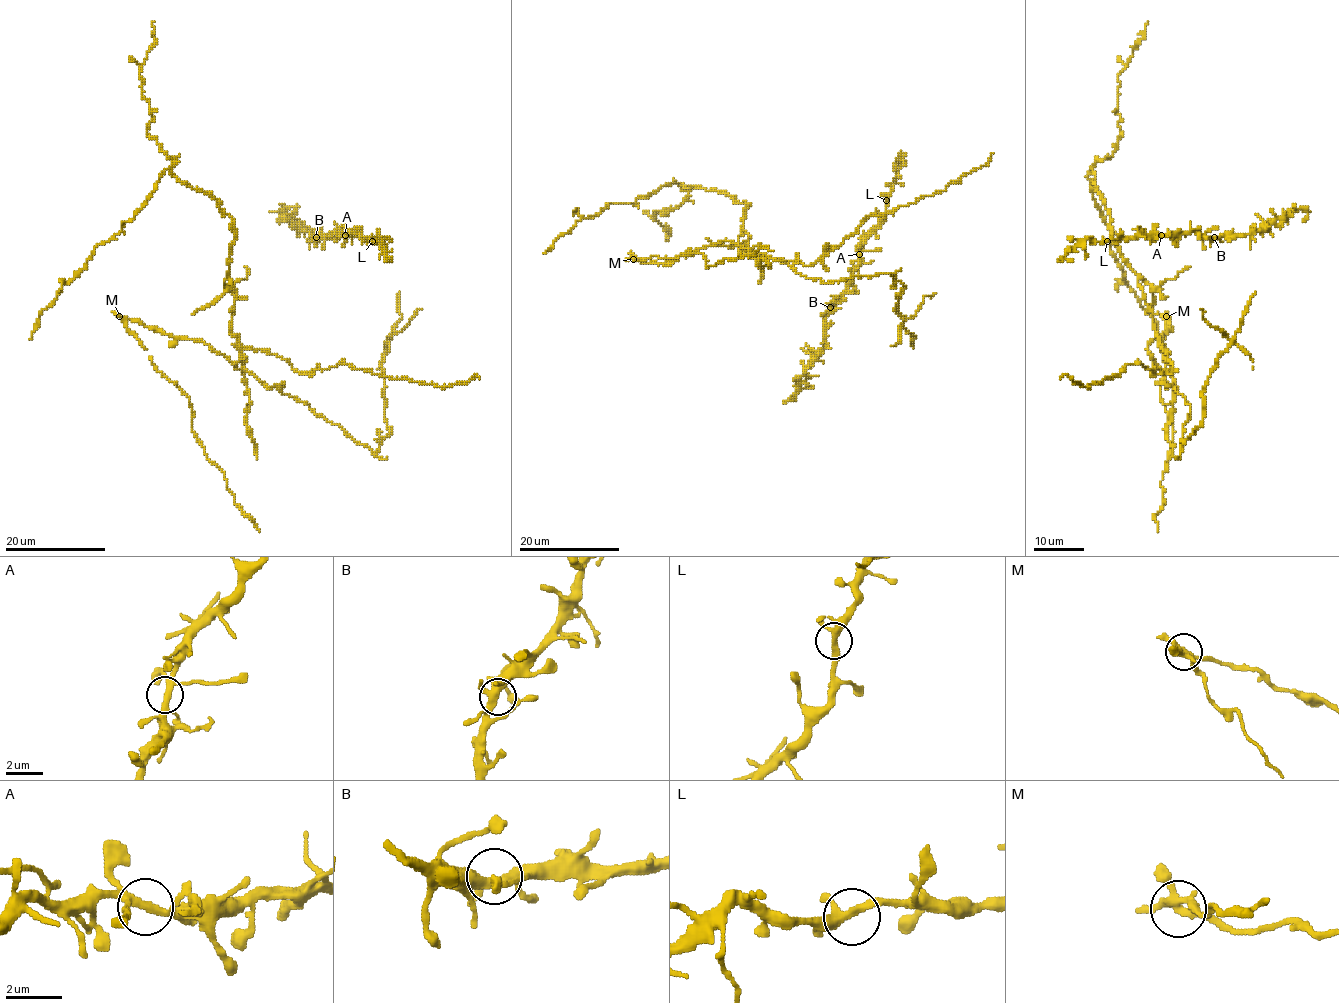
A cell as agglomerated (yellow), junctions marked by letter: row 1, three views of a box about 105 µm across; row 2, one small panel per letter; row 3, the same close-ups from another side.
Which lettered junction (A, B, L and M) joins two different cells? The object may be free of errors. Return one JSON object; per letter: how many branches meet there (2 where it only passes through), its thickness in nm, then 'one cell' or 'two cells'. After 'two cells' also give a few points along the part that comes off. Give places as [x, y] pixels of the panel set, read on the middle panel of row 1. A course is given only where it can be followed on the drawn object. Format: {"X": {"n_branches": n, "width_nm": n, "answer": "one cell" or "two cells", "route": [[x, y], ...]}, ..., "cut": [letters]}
{"A": {"n_branches": 5, "width_nm": 260, "answer": "one cell"}, "B": {"n_branches": 4, "width_nm": 380, "answer": "one cell"}, "L": {"n_branches": 4, "width_nm": 280, "answer": "one cell"}, "M": {"n_branches": 4, "width_nm": 280, "answer": "two cells", "route": [[634, 259], [665, 264], [725, 240], [756, 265], [744, 246], [748, 206], [674, 181], [583, 217], [544, 254]]}, "cut": ["M"]}

